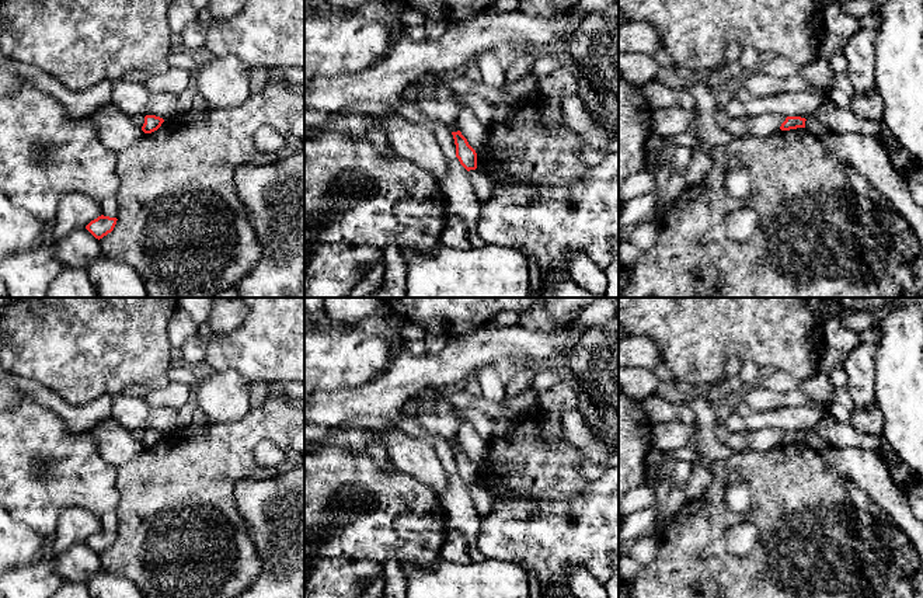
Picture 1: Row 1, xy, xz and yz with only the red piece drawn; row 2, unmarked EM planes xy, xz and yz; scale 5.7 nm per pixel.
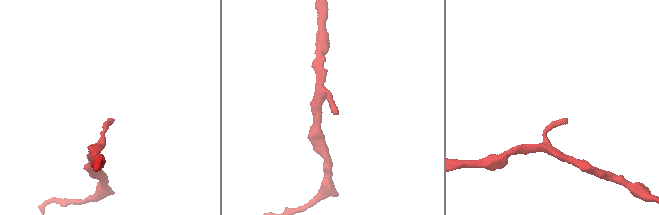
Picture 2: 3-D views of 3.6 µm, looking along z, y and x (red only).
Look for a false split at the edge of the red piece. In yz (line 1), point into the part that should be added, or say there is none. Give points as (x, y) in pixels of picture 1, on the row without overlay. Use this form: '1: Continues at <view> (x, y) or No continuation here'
1: No continuation here

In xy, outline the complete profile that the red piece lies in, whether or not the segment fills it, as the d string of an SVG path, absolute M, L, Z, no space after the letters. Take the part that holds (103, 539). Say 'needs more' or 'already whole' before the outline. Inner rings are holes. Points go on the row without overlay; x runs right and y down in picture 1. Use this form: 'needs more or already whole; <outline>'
already whole; M98 531L97 533L91 535L86 543L95 552L95 553L102 553L108 547L111 547L116 539L116 532L109 532L109 531Z

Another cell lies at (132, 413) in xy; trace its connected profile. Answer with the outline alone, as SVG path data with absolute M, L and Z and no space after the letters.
M125 394L112 396L111 418L128 431L140 428L171 434L175 431L177 414L178 410L151 406L146 399Z

